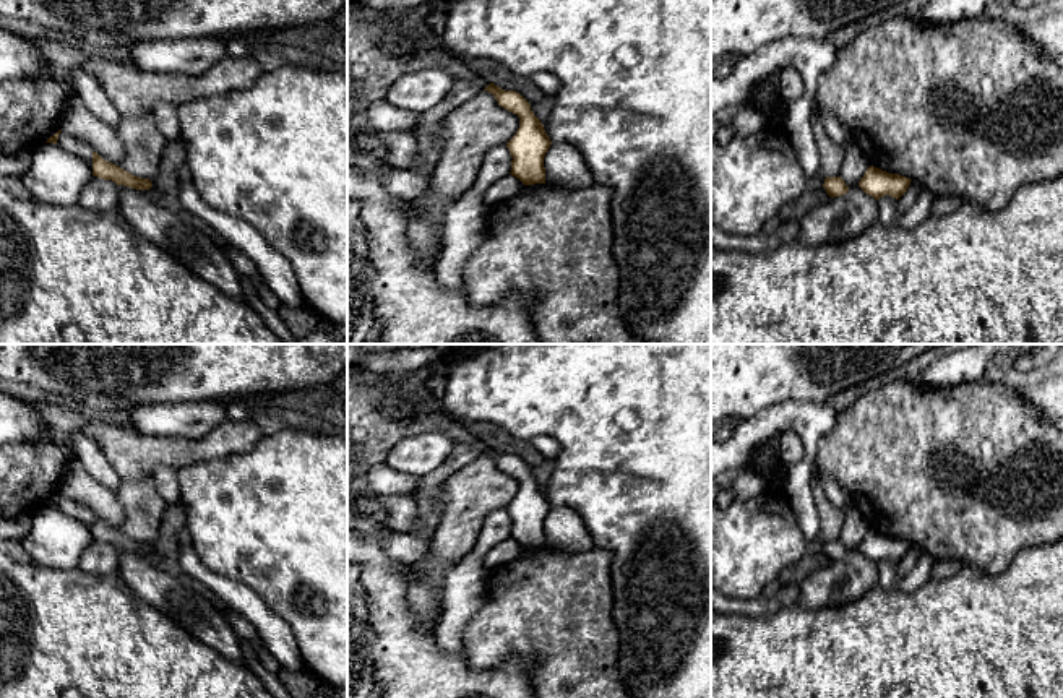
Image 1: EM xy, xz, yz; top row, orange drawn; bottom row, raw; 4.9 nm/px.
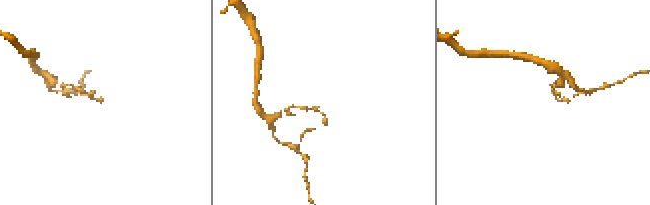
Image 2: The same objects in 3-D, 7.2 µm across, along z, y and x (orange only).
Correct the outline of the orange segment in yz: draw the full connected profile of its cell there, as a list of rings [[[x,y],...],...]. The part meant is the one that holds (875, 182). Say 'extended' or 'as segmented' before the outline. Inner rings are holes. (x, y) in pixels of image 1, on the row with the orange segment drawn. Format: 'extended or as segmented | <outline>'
as segmented | [[[870,166],[860,179],[859,187],[875,200],[884,195],[899,200],[907,192],[910,182],[907,177]]]

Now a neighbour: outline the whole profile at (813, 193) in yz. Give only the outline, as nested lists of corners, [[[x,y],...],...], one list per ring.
[[[818,174],[808,179],[802,198],[797,203],[784,205],[777,216],[782,221],[802,219],[807,211],[828,201],[831,196],[826,193],[823,183],[824,183],[824,177]]]

